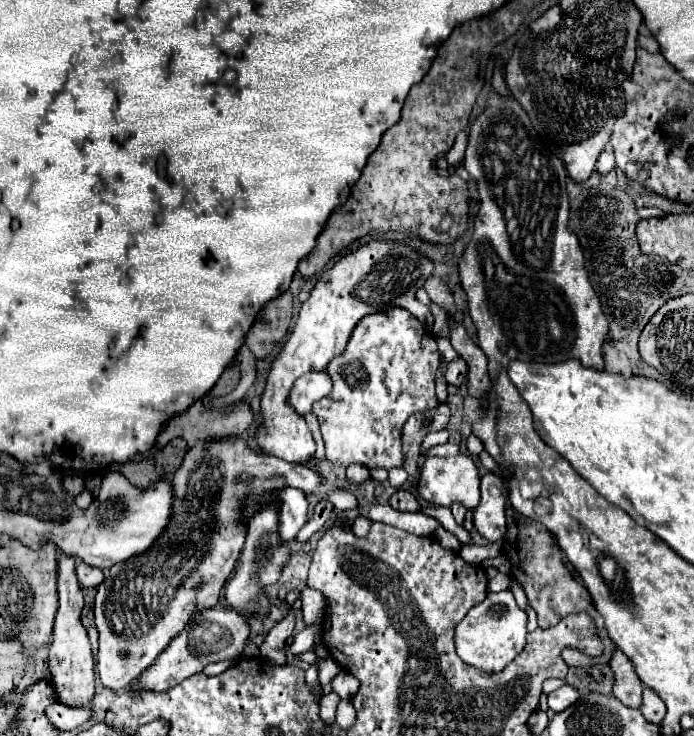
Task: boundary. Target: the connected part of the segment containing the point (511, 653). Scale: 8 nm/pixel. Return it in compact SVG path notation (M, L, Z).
M510 590L488 594L480 606L474 606L464 620L456 626L456 652L458 656L484 672L500 672L510 664L526 646L526 612L516 604Z

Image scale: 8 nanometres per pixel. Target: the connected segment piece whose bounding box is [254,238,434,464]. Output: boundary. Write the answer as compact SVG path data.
M374 238L354 252L346 254L342 260L338 260L338 264L334 264L332 270L324 272L318 278L310 298L300 308L300 316L292 328L290 338L286 340L266 378L260 410L262 422L256 428L254 436L264 456L276 456L292 464L308 464L314 460L316 442L308 430L304 416L296 414L288 404L288 394L296 378L312 370L326 370L328 362L346 350L352 330L364 316L400 306L424 322L424 326L432 328L434 316L430 308L420 304L414 296L416 290L422 288L426 278L432 274L432 268L432 262L412 248Z

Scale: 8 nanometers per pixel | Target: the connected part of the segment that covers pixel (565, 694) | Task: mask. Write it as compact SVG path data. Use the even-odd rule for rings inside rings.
M568 684L548 694L548 706L550 706L550 710L554 710L554 712L562 712L562 710L566 710L568 706L576 704L578 700L580 700L580 692L578 692L576 688L568 686Z

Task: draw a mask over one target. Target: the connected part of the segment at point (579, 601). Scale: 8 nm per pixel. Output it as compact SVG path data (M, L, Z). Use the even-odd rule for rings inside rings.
M508 508L508 534L506 534L506 540L504 540L504 552L506 552L508 560L512 562L512 570L520 572L520 574L514 574L514 576L524 586L530 606L538 614L538 626L540 628L552 628L560 620L564 620L564 616L576 614L576 612L588 612L594 618L594 626L596 626L598 634L600 634L600 640L604 644L604 652L600 656L592 658L592 656L588 656L588 654L584 654L576 648L568 648L568 660L564 660L564 662L568 666L592 666L592 664L610 662L614 644L612 644L612 640L610 640L610 636L605 630L604 620L594 608L588 590L584 586L580 586L572 578L572 574L564 568L560 552L554 546L550 532L540 522L530 520L530 518L526 520L514 508ZM522 522L528 522L528 524L522 524Z

